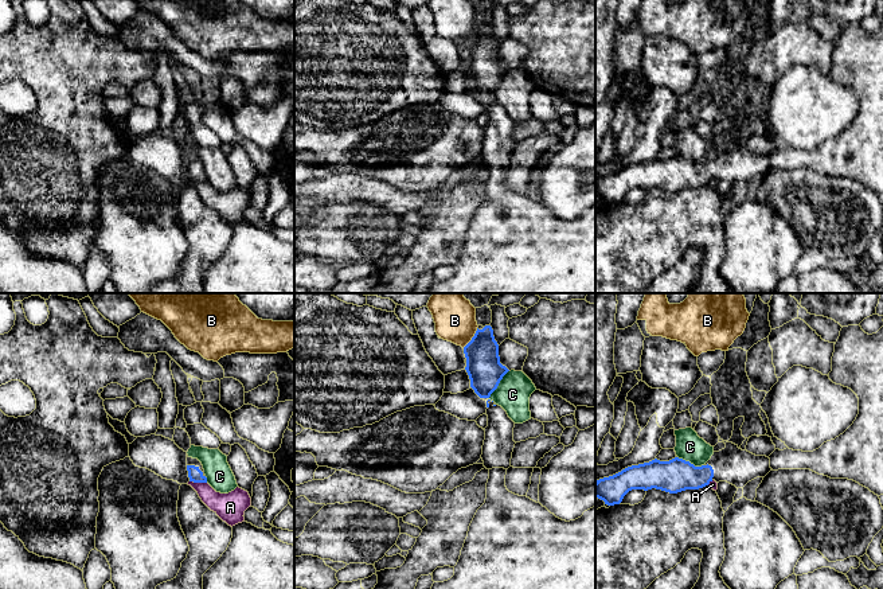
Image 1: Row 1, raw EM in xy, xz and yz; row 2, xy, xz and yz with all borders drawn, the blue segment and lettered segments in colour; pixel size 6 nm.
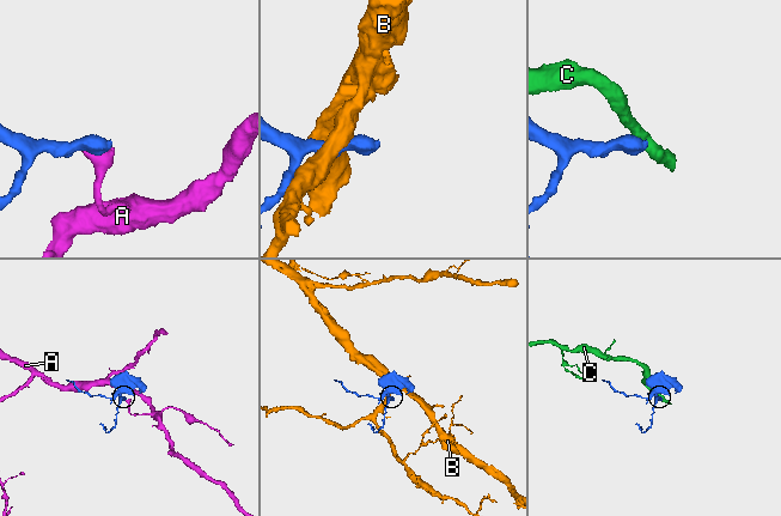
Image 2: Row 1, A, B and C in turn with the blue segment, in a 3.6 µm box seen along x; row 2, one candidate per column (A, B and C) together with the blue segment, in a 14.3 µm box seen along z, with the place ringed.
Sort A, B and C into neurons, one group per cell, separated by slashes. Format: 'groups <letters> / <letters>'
groups A / B / C

